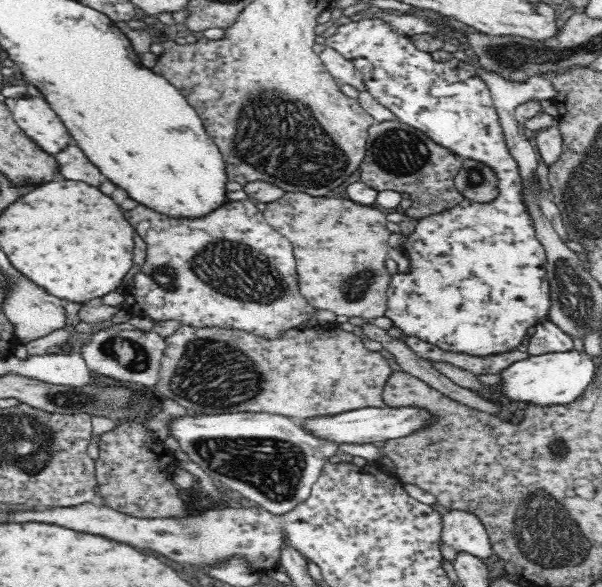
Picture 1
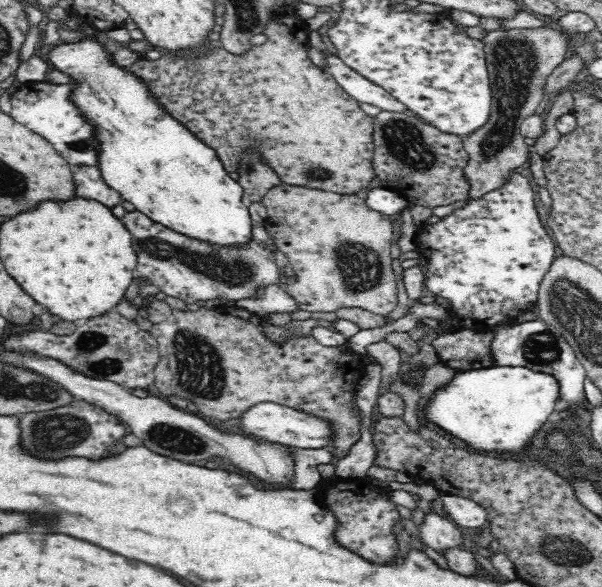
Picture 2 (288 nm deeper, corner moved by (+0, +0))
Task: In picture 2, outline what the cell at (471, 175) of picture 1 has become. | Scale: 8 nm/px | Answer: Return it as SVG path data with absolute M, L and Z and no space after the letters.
M558 26L540 28L516 28L516 30L488 30L482 40L482 54L492 88L492 118L476 134L464 138L464 150L468 152L468 166L464 168L464 180L470 186L470 198L480 198L488 192L496 192L512 178L510 172L528 162L528 144L524 144L522 122L532 116L542 102L542 86L546 78L574 54L574 36Z

